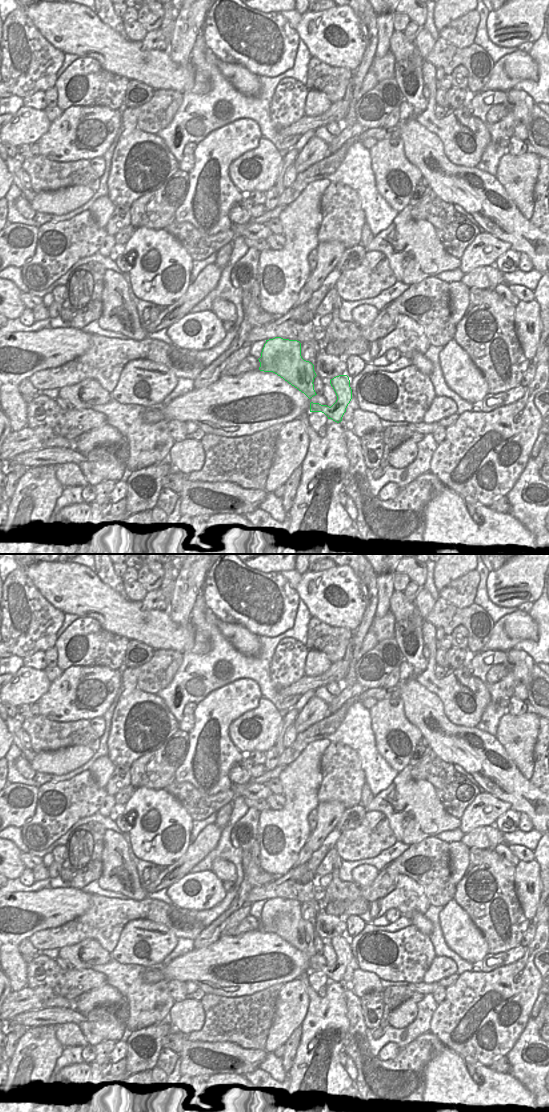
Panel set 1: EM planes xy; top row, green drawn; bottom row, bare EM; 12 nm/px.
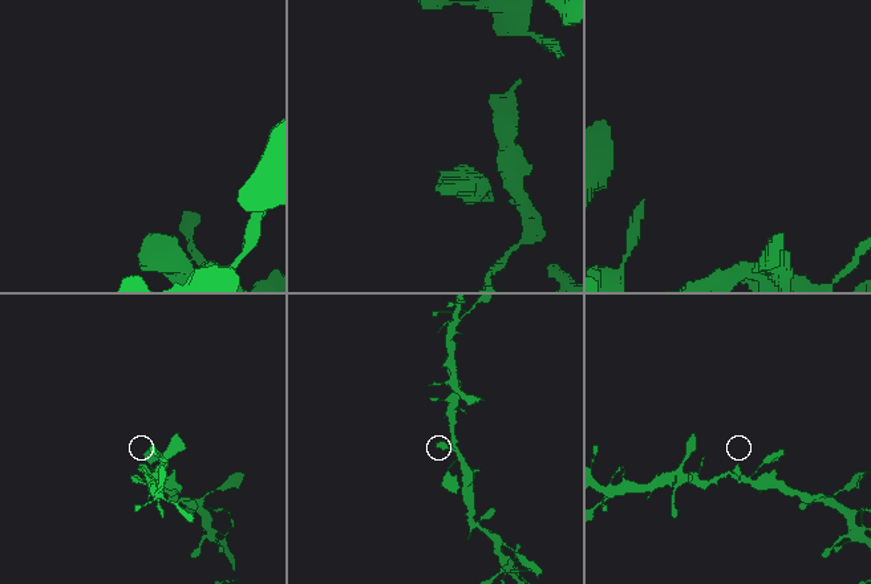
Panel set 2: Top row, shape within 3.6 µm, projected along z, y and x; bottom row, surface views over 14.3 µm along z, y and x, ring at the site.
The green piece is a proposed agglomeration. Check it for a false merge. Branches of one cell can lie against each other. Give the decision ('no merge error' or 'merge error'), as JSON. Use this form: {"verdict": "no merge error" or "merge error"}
{"verdict": "no merge error"}

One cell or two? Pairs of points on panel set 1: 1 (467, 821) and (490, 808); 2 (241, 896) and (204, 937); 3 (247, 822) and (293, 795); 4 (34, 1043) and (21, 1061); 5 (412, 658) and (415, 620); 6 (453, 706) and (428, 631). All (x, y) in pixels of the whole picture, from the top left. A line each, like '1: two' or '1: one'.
1: one
2: one
3: two
4: one
5: one
6: one

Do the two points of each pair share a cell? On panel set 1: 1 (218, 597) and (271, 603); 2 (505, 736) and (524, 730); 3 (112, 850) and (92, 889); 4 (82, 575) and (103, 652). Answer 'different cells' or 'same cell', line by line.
1: same cell
2: same cell
3: different cells
4: different cells

